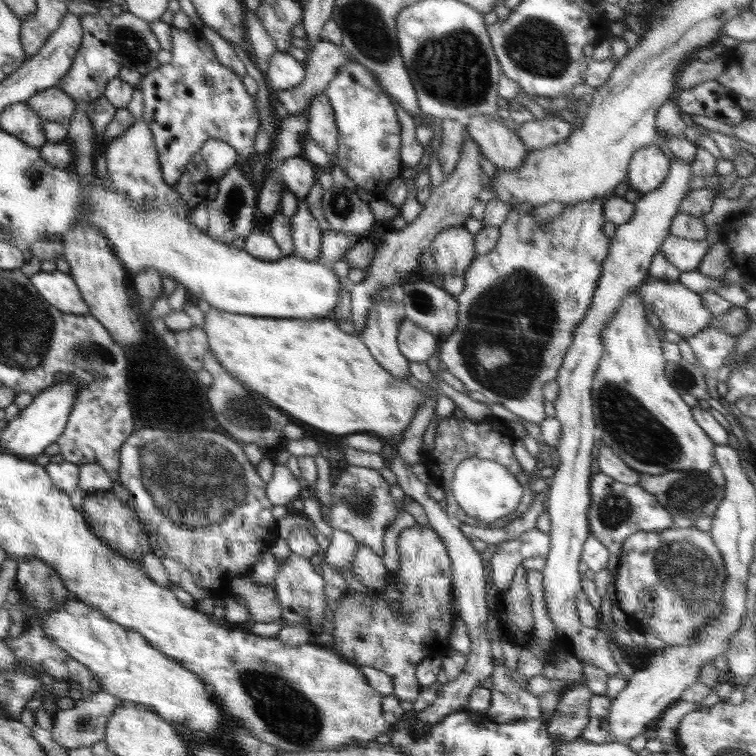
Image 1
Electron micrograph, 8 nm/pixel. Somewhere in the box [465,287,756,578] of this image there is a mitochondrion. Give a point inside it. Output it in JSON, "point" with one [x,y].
{"point":[626,420]}

